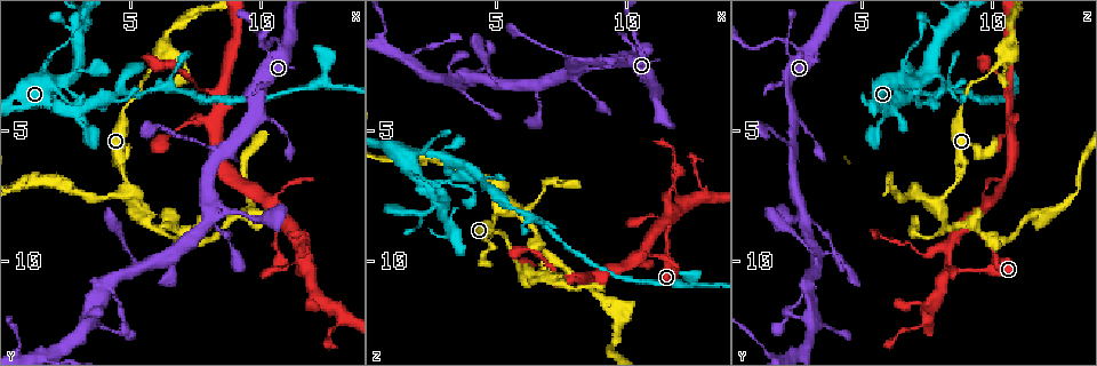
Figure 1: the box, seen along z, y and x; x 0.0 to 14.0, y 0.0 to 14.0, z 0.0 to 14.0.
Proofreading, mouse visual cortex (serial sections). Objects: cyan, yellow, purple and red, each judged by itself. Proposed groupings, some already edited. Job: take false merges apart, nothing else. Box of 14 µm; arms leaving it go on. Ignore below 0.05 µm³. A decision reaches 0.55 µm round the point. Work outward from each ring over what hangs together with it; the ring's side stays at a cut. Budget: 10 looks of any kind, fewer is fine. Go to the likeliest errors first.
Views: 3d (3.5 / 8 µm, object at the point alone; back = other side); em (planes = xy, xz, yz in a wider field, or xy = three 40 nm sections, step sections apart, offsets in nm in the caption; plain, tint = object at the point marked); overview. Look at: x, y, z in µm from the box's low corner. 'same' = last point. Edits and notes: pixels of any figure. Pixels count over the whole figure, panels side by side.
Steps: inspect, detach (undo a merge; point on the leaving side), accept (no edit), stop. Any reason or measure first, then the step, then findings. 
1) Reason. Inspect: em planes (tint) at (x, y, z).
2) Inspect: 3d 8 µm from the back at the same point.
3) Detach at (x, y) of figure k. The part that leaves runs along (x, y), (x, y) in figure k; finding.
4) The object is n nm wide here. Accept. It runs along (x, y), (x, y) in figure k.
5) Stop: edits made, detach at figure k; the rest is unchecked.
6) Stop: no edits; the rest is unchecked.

A fork. Inspect: 3d 8 µm at (6.2, 3.5, 8.2).

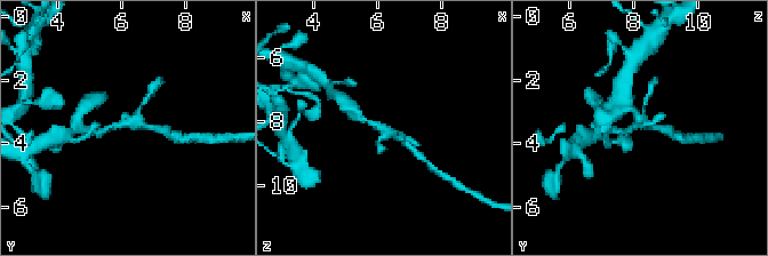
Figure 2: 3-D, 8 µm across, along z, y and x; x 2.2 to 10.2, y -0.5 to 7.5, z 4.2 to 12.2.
Inspect: 3d 3.5 µm at (6.1, 3.4, 8.3).

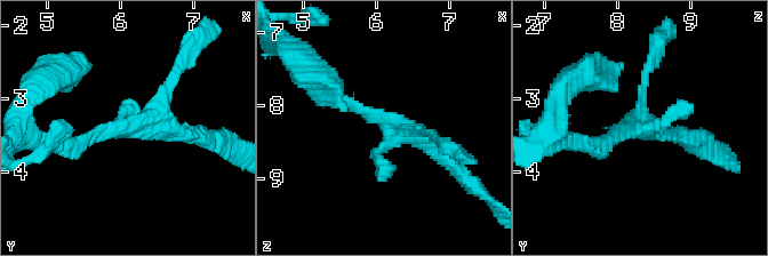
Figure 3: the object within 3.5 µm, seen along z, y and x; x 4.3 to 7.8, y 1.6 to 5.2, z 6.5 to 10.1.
Need the tissue. Inspect: em xy step 1 (tint) at (6.10, 3.45, 8.25).

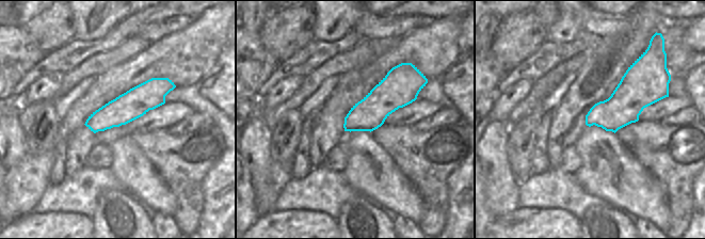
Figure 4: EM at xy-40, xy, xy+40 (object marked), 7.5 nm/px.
Accept. It runs along (321, 84), (452, 162) in figure 3; all the same cell.

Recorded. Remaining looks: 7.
Three-way junction. Inspect: em xy step 5 (tint) at (5.9, 8.6, 8.2).

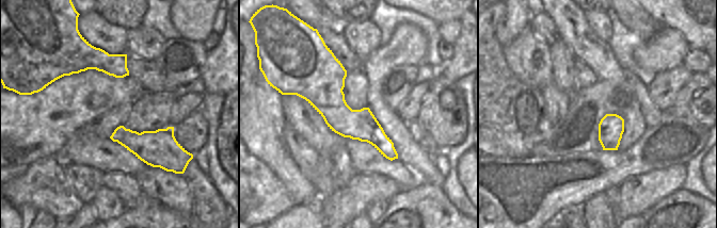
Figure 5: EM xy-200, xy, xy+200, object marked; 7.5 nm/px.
Inspect: 3d 3.5 µm from the back at the same point.

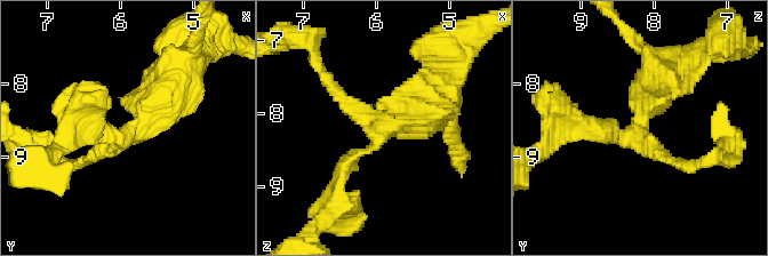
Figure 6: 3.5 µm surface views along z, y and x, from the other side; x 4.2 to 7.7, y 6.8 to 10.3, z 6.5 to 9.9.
Accept. All the same cell.

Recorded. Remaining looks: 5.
Calibre changes. Inspect: 3d 3.5 µm at (10.7, 1.6, 2.2).

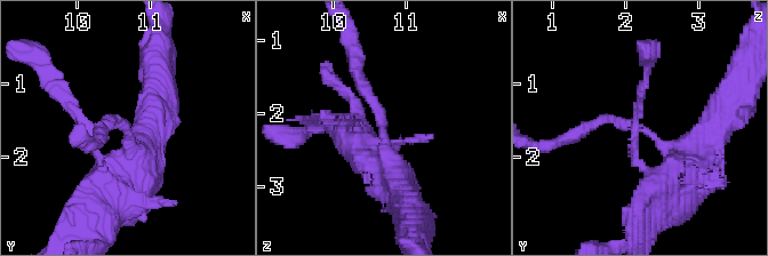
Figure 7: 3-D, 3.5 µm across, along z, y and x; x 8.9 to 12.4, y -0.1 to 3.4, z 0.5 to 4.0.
The arms are 150, 350 nm wide; shape alone is not enough. Inspect: em xy step 5 (plain) at (10.65, 1.65, 2.35).

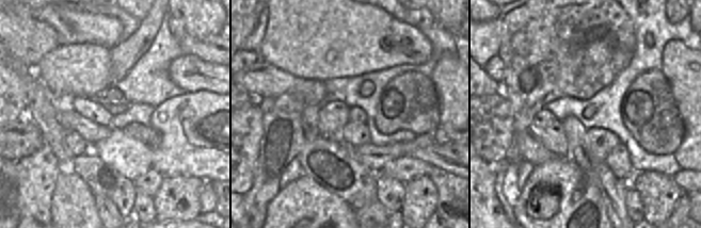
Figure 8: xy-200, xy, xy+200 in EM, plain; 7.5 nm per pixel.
With the object marked. Inspect: em xy step 5 (tint) at the same point.

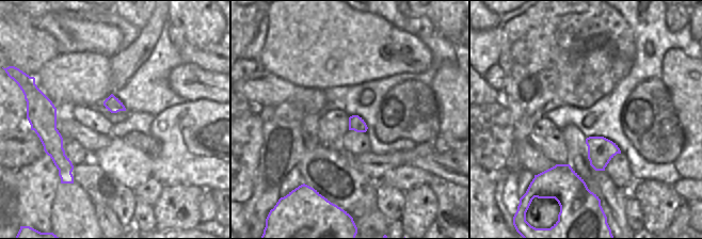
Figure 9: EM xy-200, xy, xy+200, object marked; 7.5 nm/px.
Accept. It runs along (389, 170), (382, 118), (358, 73) in figure 7; continuous, no second cell.

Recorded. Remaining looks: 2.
Abrupt turn. Inspect: 3d 3.5 µm at (7.3, 2.8, 10.6).

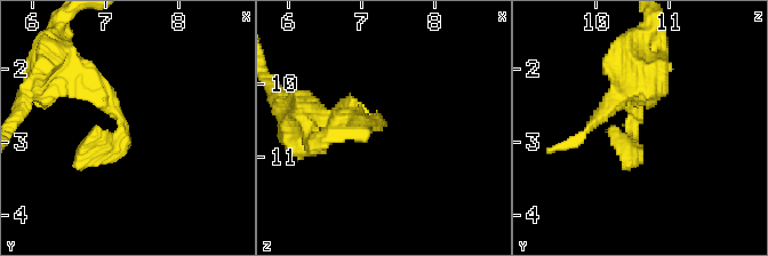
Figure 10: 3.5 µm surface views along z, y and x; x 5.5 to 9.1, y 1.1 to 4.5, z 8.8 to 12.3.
Inspect: em xy step 1 (tint) at (7.25, 2.70, 10.55).

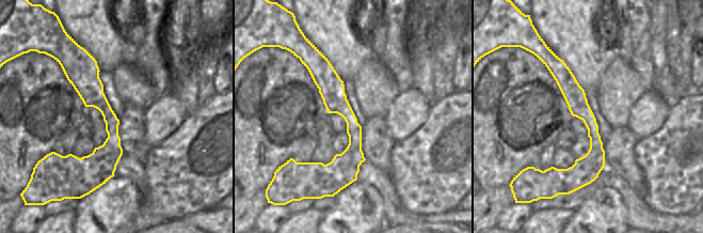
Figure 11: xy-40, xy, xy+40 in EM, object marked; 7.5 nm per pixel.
Accept. All the same cell.

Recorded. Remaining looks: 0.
Stop: no edits; the rest is unchecked.

